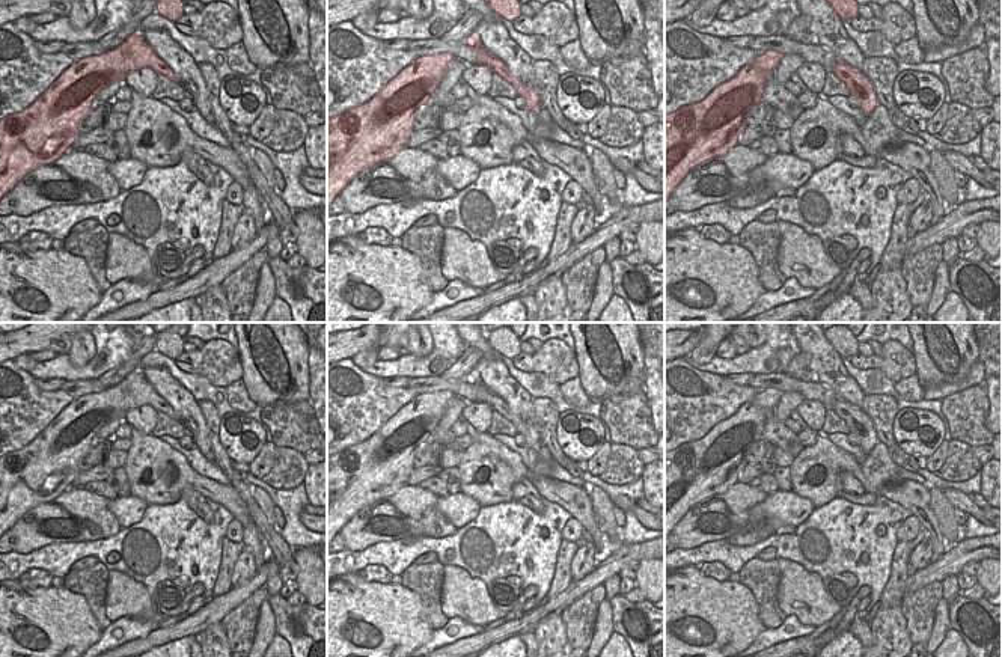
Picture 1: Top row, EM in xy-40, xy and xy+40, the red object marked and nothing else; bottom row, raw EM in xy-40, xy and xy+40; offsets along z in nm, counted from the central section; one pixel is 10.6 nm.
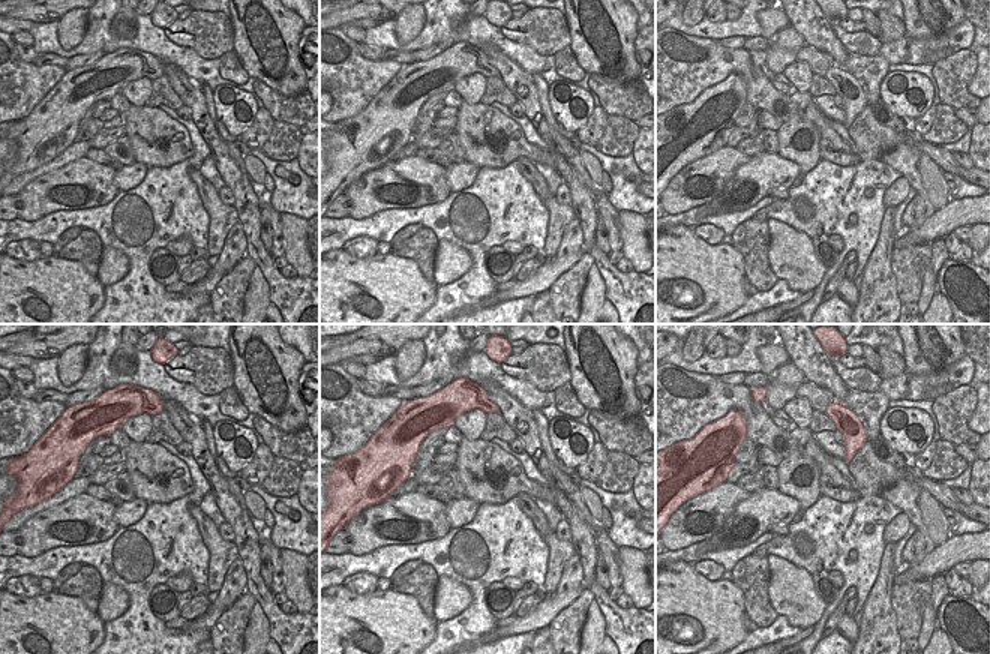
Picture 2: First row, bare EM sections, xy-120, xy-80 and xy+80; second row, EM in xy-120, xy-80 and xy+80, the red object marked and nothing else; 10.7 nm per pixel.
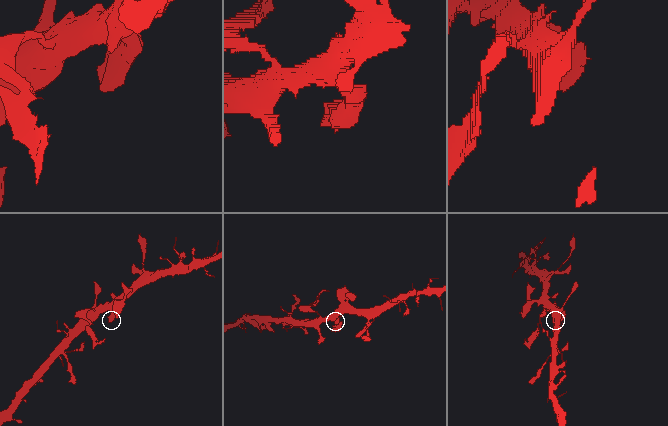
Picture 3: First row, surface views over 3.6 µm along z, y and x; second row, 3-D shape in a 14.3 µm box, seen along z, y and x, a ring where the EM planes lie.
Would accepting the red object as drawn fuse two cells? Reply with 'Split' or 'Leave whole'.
Leave whole

